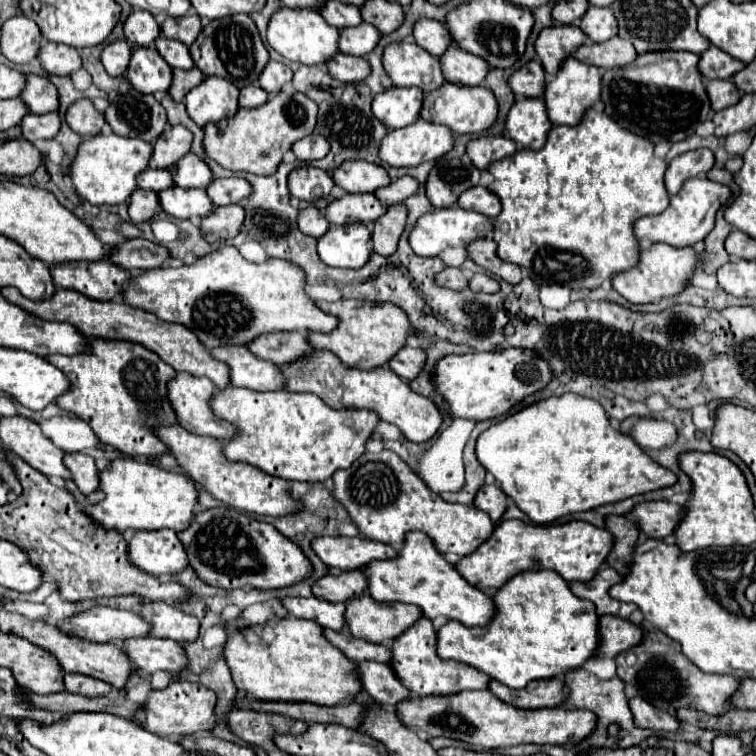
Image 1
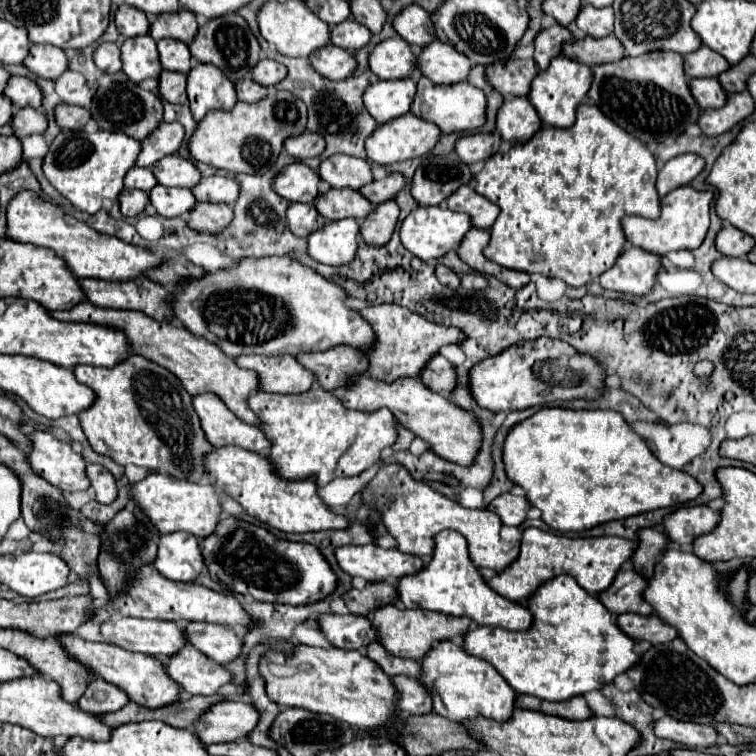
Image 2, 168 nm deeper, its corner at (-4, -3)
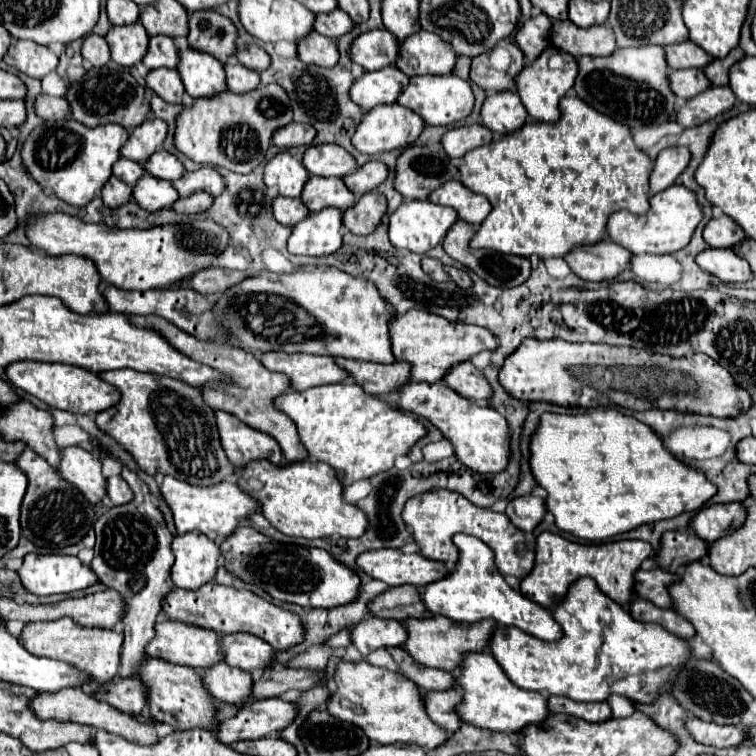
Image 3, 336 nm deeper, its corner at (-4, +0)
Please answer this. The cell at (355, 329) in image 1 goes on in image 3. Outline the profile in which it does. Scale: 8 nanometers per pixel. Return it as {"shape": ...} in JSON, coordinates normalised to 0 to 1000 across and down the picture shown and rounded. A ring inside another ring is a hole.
{"shape":[[[538,411],[522,414],[515,425],[517,462],[525,478],[538,478],[544,483],[544,504],[565,504],[578,507],[594,491],[599,480],[618,478],[626,467],[655,462],[657,451],[649,438],[634,430],[615,430],[583,422],[581,417],[567,417],[562,411]]]}

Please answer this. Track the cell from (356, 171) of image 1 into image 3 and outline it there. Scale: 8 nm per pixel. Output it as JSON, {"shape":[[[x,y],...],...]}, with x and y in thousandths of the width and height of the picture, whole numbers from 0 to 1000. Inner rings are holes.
{"shape":[[[438,189],[411,192],[401,208],[401,218],[419,234],[456,234],[472,224],[467,205]]]}

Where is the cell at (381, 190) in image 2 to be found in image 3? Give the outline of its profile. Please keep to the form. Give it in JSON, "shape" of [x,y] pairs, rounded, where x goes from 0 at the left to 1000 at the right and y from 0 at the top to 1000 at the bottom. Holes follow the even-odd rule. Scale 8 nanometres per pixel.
{"shape":[[[491,213],[491,216],[475,221],[467,231],[454,234],[454,239],[472,261],[478,261],[488,253],[496,253],[512,234],[515,234],[512,218],[501,216],[501,213]]]}

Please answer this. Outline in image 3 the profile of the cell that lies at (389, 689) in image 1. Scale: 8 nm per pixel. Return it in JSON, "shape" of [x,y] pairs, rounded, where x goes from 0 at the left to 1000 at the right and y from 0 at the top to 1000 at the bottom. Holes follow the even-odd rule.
{"shape":[[[589,911],[589,914],[560,914],[560,933],[578,959],[583,959],[589,967],[599,970],[607,964],[610,951],[599,946],[599,930],[604,930],[604,914]]]}

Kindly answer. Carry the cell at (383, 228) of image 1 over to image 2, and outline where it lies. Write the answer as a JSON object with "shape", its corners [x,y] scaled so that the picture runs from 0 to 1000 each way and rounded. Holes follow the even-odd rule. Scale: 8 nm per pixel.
{"shape":[[[522,265],[504,267],[483,291],[478,294],[478,315],[491,325],[507,325],[515,320],[528,288],[528,275]]]}

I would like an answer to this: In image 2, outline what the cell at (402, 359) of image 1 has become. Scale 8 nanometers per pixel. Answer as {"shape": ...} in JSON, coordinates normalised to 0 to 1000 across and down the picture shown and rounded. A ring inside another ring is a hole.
{"shape":[[[578,468],[578,474],[570,474],[570,479],[562,484],[557,503],[573,519],[594,524],[604,511],[604,492],[602,492],[602,484],[591,474]]]}

